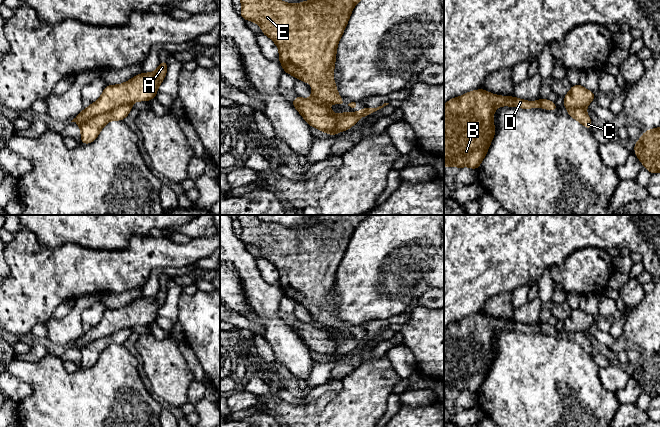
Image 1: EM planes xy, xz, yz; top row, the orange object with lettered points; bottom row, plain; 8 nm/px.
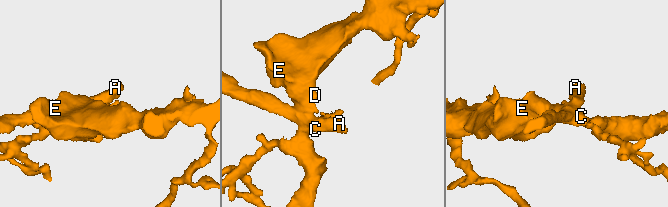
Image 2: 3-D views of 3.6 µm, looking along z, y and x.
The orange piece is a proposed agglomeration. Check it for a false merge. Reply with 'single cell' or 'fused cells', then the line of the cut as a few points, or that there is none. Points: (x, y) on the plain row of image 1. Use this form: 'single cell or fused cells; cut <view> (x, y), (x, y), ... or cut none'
fused cells; cut xy (130, 327), (97, 338), (80, 349)

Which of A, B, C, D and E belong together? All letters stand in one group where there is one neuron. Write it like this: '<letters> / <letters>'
A / B C D E

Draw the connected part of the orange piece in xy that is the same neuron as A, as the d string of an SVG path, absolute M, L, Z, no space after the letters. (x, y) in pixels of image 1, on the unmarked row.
M167 284L160 286L158 293L152 297L141 297L127 306L119 309L107 309L101 319L101 321L94 327L77 339L71 346L75 346L78 349L81 349L83 346L97 340L110 336L111 334L127 329L132 328L136 325L149 325L155 322L157 318L157 313L159 309L163 306L167 297Z

